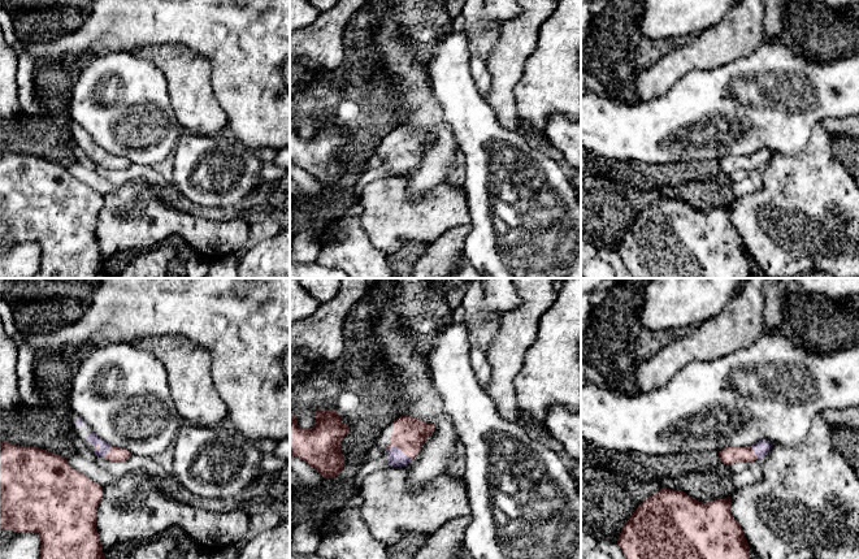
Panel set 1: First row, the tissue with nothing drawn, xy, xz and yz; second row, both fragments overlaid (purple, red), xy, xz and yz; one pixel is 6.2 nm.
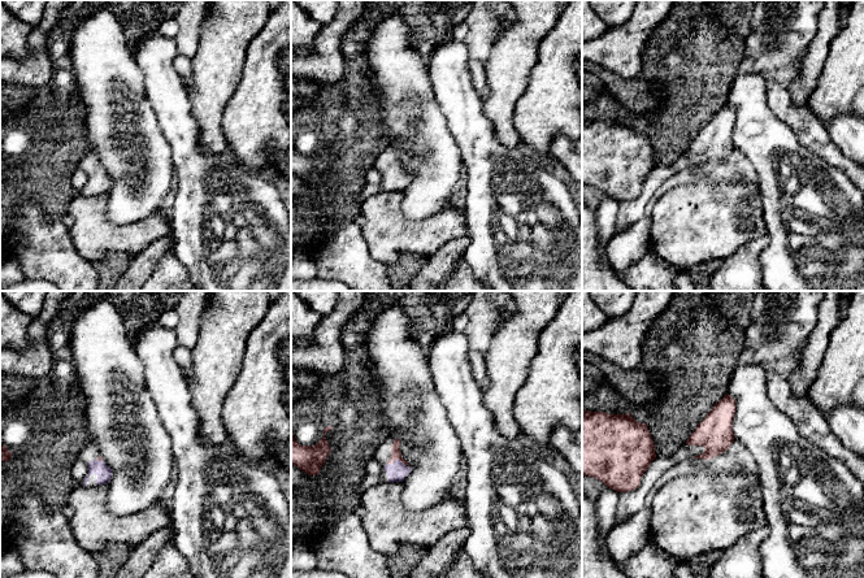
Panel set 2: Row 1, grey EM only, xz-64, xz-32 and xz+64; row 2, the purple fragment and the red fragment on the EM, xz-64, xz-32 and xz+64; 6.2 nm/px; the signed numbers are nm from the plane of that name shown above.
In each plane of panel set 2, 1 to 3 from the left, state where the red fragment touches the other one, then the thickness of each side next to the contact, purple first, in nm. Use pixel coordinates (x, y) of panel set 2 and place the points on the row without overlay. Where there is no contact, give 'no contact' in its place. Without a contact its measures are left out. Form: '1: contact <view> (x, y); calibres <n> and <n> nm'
1: contact xz-64 (100, 170); calibres 100 and 30 nm
2: contact xz-32 (398, 169); calibres 120 and 60 nm
3: no contact

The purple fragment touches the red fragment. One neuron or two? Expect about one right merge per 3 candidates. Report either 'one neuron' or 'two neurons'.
one neuron

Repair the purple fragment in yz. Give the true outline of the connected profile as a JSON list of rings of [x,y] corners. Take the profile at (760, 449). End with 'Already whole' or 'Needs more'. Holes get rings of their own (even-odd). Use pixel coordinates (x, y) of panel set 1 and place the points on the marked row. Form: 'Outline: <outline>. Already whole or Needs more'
Outline: [[[762,439],[758,443],[747,447],[726,447],[719,451],[721,462],[726,465],[732,465],[736,462],[754,462],[762,460],[772,448],[772,445]]]. Needs more

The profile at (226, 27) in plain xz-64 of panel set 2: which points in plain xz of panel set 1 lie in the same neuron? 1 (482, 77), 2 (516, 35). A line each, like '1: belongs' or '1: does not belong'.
1: does not belong
2: belongs

